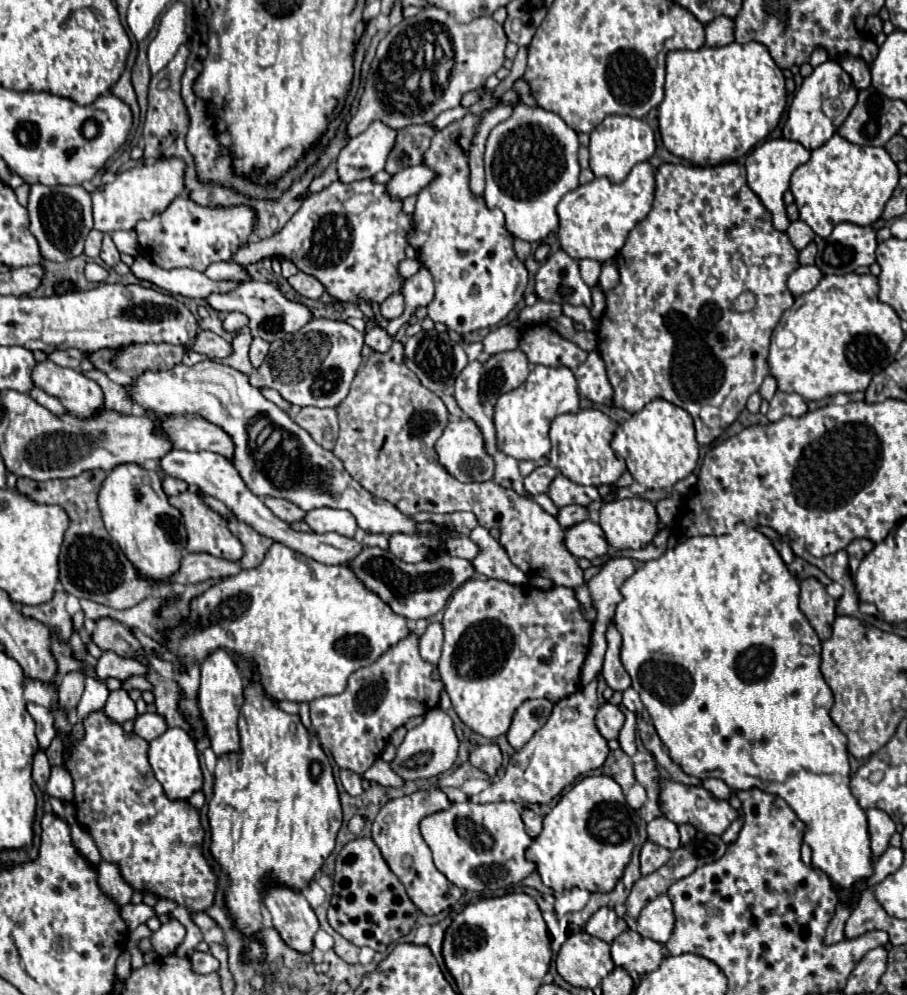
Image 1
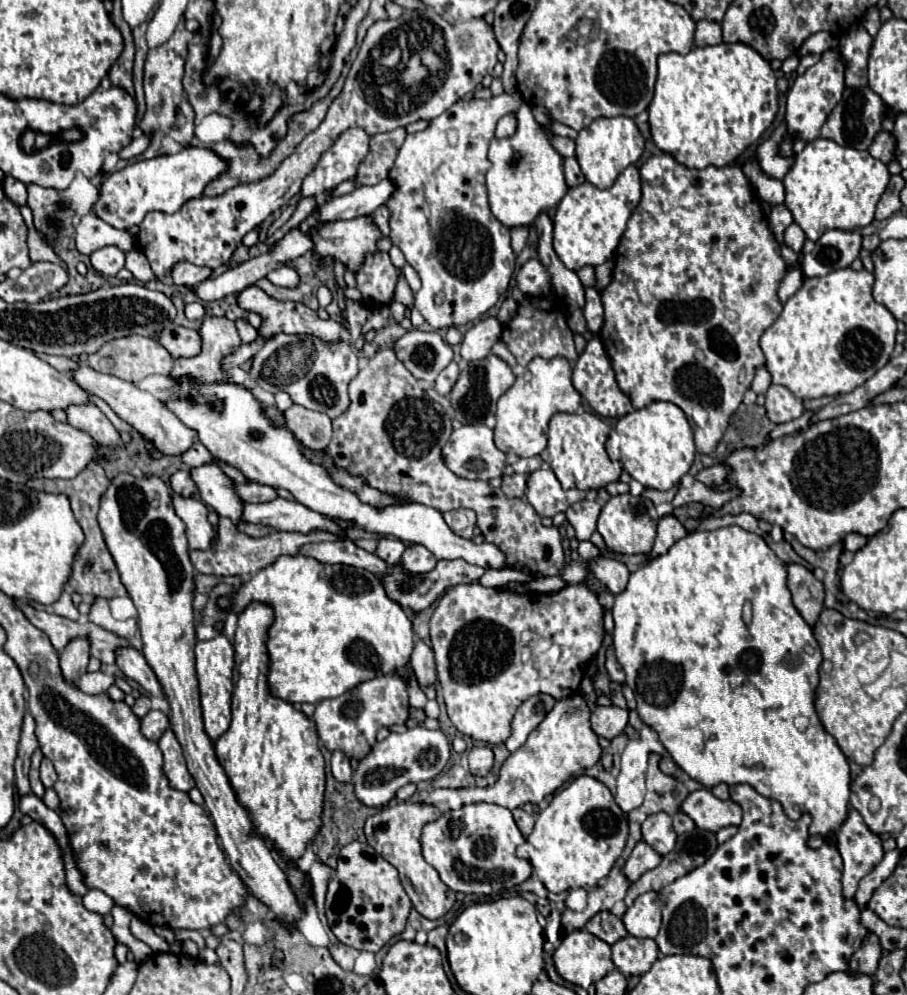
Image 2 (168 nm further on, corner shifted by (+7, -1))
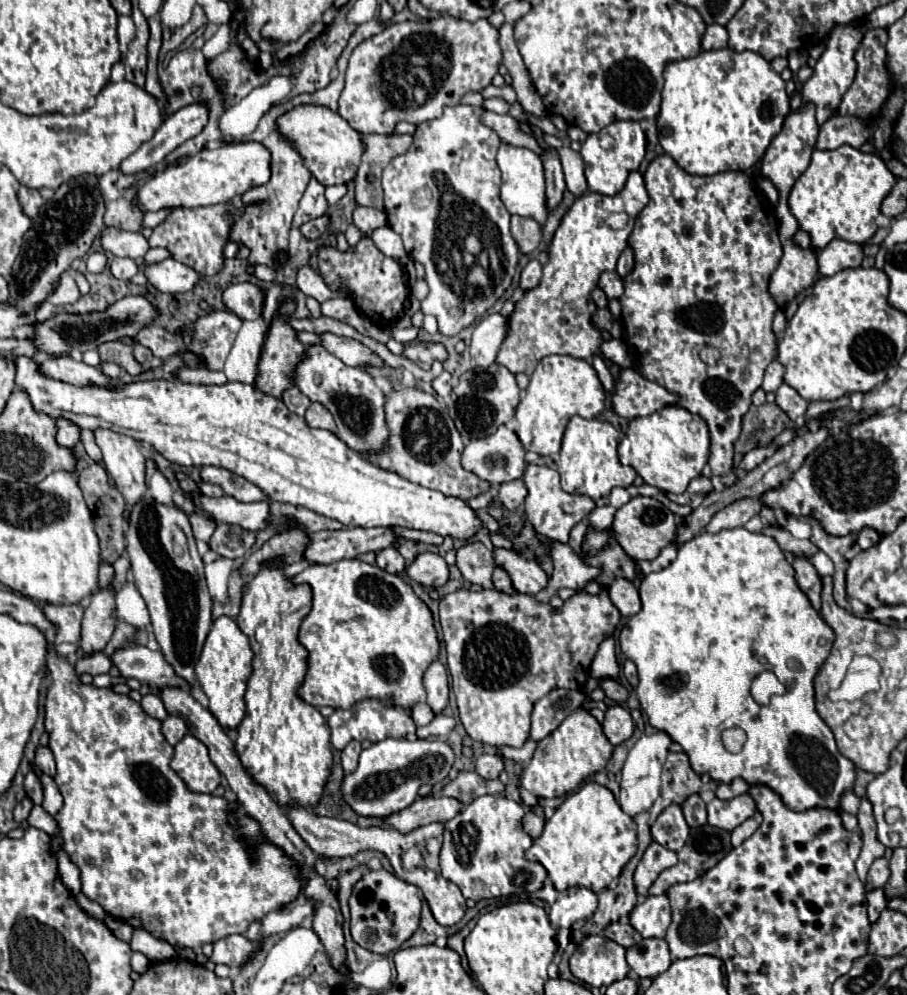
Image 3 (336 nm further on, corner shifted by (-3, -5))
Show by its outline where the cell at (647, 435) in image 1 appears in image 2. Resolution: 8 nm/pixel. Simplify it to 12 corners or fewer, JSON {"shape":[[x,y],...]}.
{"shape":[[673,403],[617,421],[610,459],[667,491],[693,465],[693,431]]}

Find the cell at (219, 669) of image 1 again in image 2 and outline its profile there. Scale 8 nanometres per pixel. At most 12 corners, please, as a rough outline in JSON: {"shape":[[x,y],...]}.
{"shape":[[221,633],[195,645],[205,733],[231,723],[233,645]]}

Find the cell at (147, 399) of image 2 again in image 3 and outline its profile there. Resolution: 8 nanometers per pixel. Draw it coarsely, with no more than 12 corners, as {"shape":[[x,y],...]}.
{"shape":[[69,357],[39,359],[43,375],[71,385],[111,387],[107,375]]}

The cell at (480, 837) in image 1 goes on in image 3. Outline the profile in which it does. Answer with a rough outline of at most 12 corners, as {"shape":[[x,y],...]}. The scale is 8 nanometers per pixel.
{"shape":[[483,795],[445,823],[441,873],[465,899],[533,893],[525,811]]}

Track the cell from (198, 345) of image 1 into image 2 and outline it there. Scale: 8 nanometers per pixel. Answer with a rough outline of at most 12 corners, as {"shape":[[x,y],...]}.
{"shape":[[169,325],[157,335],[173,355],[193,357],[201,351],[195,329]]}

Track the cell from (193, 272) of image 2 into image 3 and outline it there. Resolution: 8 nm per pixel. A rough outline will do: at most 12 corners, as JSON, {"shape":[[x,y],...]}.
{"shape":[[175,259],[145,265],[147,281],[169,295],[191,291],[199,275]]}

